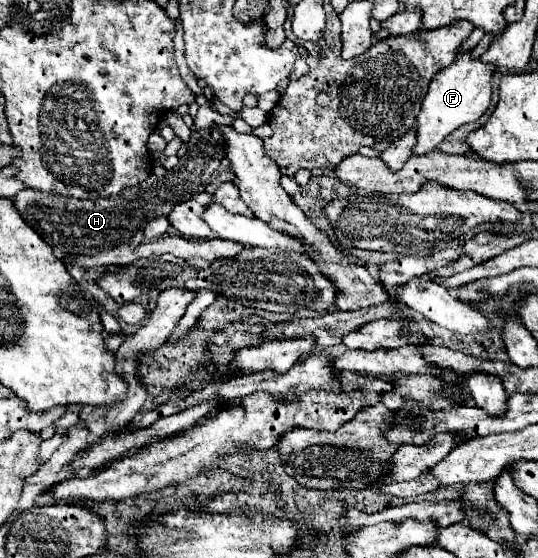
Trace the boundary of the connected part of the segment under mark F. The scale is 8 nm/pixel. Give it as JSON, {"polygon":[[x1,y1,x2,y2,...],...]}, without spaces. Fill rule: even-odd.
{"polygon":[[463,52,451,66,437,72,429,84,429,92,423,98,421,112,417,116,417,144,415,154,425,154,435,150,447,134,455,128,475,122,483,116,483,112,491,104,491,90,493,90,493,72,495,66,483,60,473,60,471,52]]}

